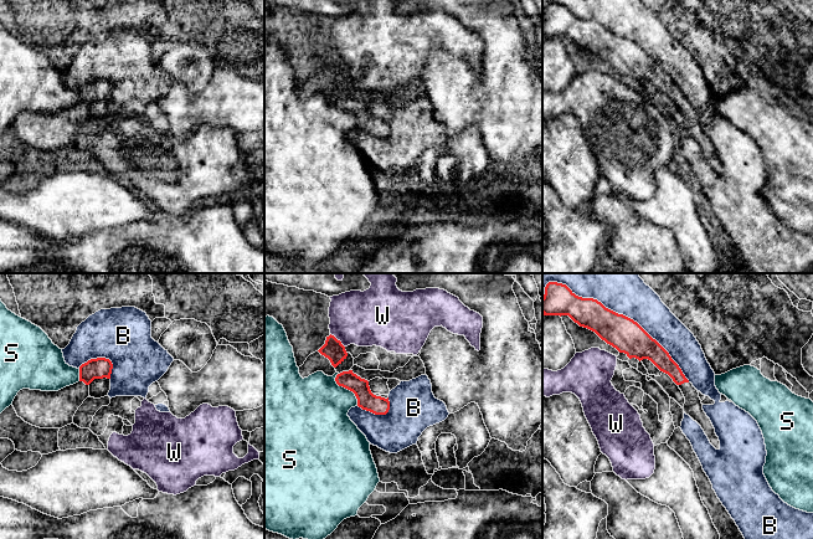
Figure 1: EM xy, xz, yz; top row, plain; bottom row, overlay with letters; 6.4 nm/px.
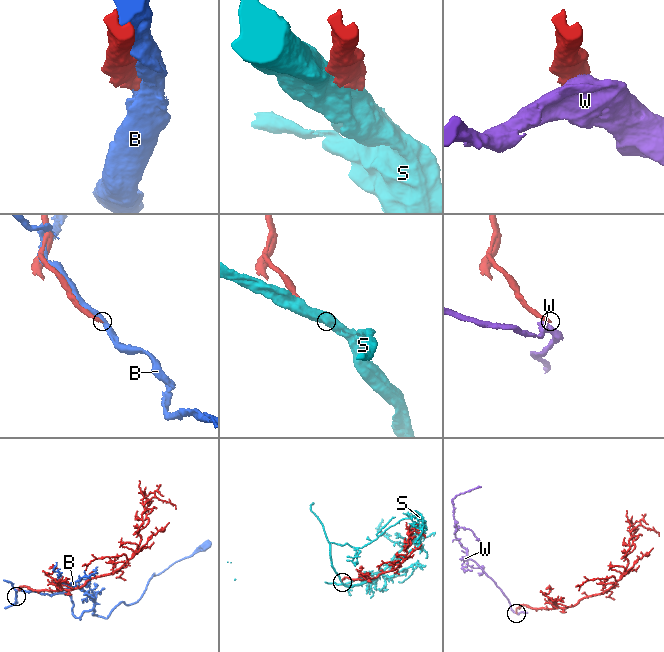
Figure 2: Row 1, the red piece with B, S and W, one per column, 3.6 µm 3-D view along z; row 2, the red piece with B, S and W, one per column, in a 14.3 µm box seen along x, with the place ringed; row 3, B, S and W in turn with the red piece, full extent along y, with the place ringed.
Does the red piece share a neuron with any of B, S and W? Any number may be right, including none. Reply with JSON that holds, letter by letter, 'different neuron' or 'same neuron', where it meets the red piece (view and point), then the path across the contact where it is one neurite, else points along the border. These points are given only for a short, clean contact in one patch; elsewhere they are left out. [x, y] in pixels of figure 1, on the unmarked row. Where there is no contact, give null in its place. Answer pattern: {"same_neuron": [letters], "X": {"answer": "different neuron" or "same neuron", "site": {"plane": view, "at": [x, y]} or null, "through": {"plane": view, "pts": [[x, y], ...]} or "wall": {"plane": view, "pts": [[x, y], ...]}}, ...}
{"same_neuron": [], "B": {"answer": "different neuron", "site": {"plane": "yz", "at": [621, 36]}}, "S": {"answer": "different neuron", "site": {"plane": "xz", "at": [346, 109]}}, "W": {"answer": "different neuron", "site": {"plane": "xz", "at": [336, 61]}, "wall": {"plane": "xz", "pts": [[330, 55], [344, 68]]}}}

